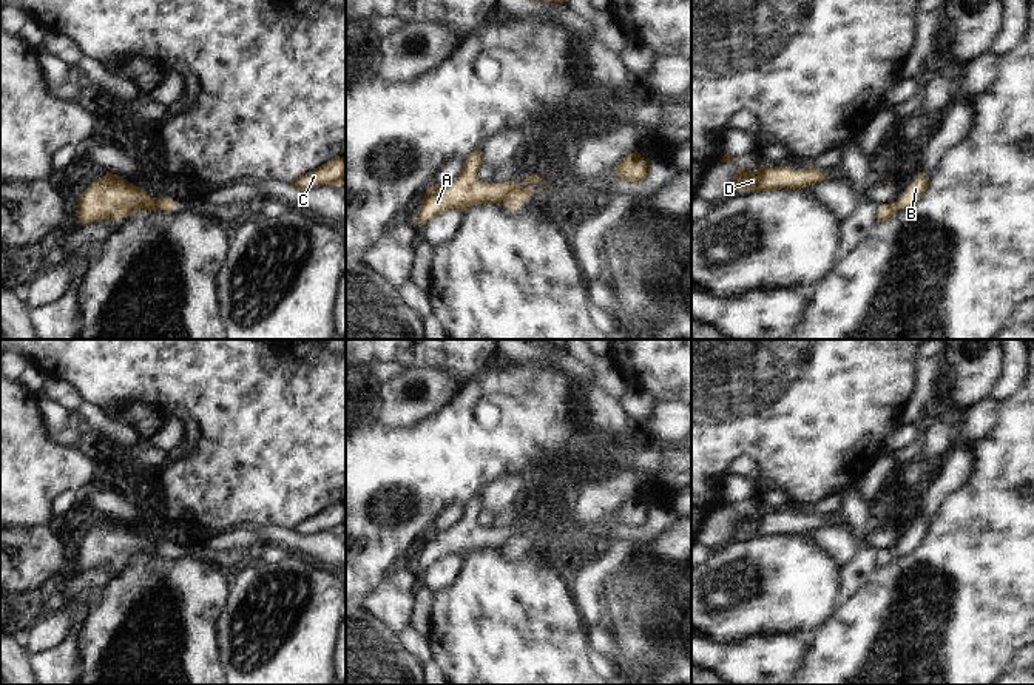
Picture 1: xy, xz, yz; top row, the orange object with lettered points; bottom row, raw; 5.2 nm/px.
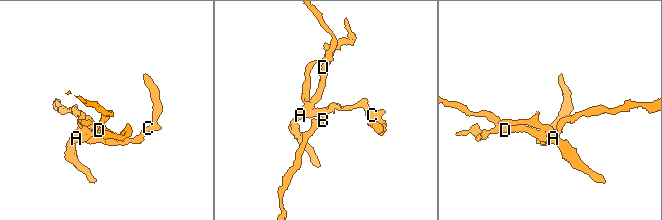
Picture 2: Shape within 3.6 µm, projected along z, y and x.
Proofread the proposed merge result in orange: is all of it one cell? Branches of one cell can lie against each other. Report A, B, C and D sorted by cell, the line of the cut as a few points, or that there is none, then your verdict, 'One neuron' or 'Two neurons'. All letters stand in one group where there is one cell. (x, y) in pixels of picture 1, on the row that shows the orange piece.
Groups: A C D / B. Split along yz (895, 202), (898, 207). Two neurons

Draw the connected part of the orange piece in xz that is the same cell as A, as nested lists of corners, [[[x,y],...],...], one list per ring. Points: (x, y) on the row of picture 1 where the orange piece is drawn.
[[[482,145],[465,159],[465,167],[448,184],[434,184],[426,191],[417,213],[418,224],[424,225],[448,208],[463,211],[469,205],[488,202],[500,205],[508,204],[509,201],[520,205],[522,201],[536,193],[534,188],[526,187],[528,184],[548,184],[537,174],[528,176],[523,184],[519,184],[514,177],[503,184],[495,184],[492,181],[483,182],[477,177],[482,167],[480,156]]]

